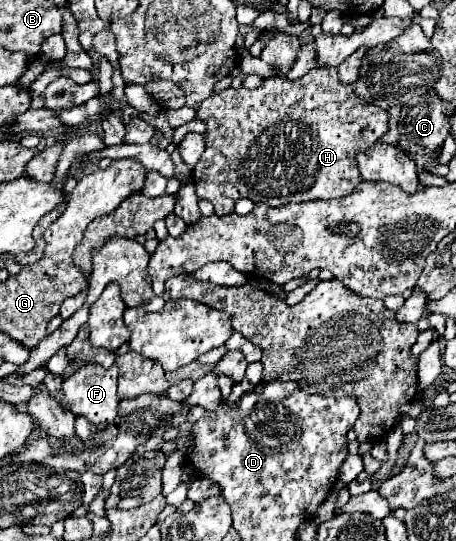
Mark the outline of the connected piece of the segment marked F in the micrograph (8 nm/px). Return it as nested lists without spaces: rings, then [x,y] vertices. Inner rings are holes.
[[[83,365],[81,369],[77,369],[71,377],[67,377],[61,385],[61,391],[65,395],[65,401],[69,405],[69,411],[75,417],[85,417],[89,423],[93,425],[107,425],[113,423],[113,419],[117,417],[117,367],[101,367],[101,365]]]

